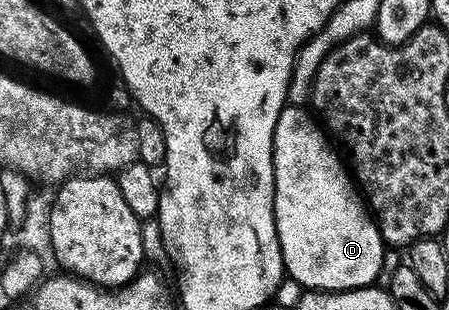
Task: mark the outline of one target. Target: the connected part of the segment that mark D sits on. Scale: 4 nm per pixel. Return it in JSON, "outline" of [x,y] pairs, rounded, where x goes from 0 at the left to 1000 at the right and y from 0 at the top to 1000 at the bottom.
{"outline":[[[670,342],[633,348],[608,435],[608,674],[641,900],[708,942],[824,926],[857,852],[862,790],[753,481],[677,358]]]}

